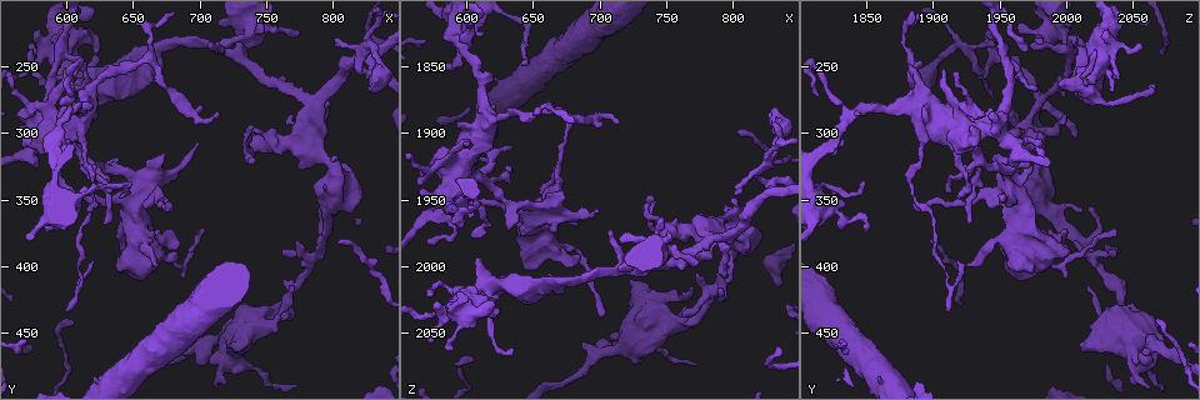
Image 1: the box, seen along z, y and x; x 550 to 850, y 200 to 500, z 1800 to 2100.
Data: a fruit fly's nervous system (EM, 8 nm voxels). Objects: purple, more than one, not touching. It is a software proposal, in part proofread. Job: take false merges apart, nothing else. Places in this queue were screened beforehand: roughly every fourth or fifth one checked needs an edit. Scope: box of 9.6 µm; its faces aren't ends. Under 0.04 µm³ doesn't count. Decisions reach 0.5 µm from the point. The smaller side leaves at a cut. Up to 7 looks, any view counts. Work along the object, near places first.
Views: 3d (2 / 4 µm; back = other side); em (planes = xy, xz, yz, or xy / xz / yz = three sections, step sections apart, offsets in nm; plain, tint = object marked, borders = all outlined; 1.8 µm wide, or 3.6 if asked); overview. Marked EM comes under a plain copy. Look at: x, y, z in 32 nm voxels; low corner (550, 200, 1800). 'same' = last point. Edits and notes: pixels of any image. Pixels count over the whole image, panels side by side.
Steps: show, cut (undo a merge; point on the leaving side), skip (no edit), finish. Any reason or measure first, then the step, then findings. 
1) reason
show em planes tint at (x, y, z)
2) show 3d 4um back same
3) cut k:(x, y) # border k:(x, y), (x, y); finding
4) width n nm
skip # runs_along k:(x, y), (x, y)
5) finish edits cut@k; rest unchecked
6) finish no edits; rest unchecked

arms part here
show em planes tint at (602, 284, 1842)

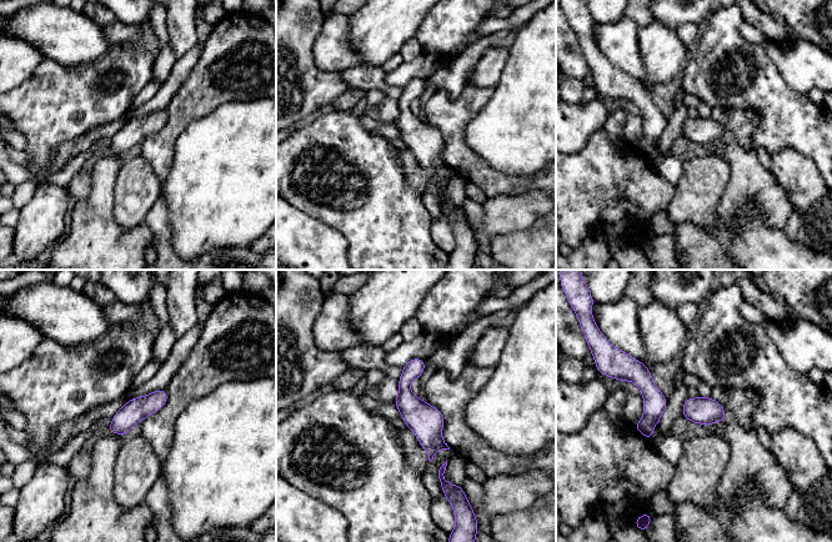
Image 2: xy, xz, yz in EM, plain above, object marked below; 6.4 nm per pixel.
skip # runs_along 2:(415, 361), (405, 401), (431, 452); all the same neuron

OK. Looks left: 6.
four or more arms meet
show em planes tint at (826, 244, 1946)

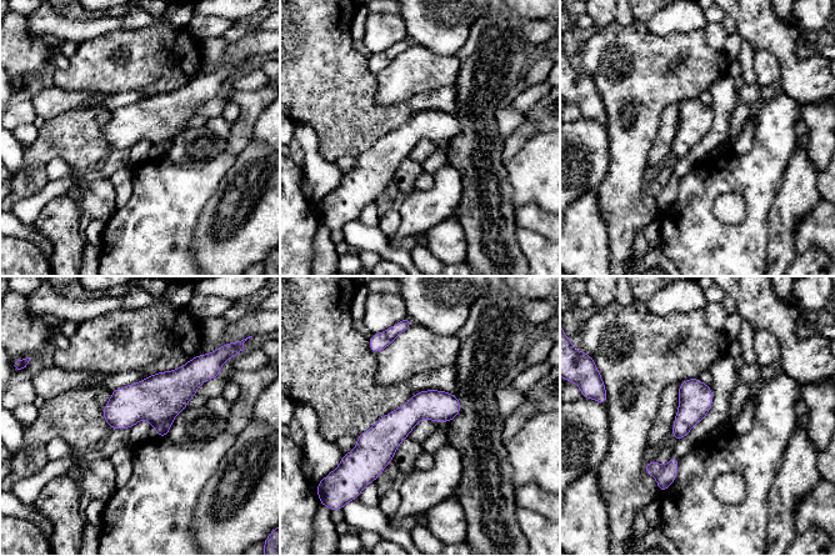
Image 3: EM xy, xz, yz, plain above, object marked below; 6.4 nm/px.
cut 3:(653, 469) # border 3:(661, 467), (655, 476); a second neuron is stuck on

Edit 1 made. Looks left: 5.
thick turns thin
show em yz step 8 tint at (708, 456, 2062)

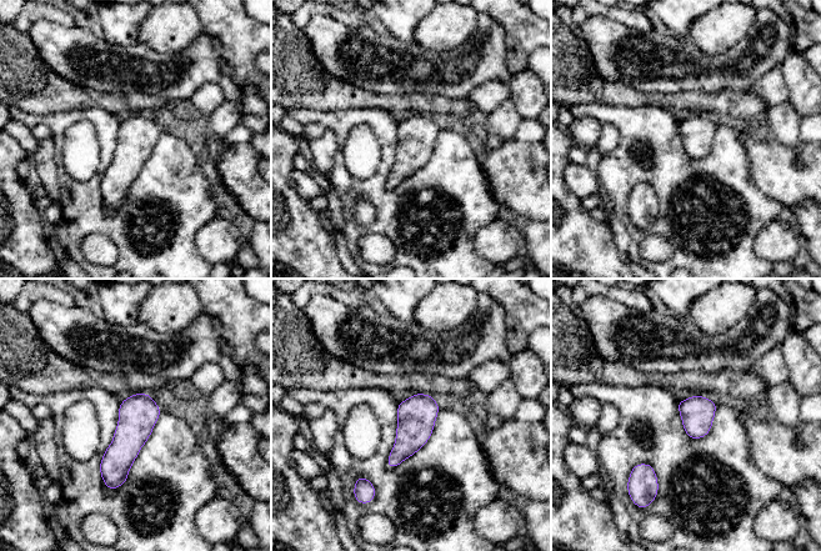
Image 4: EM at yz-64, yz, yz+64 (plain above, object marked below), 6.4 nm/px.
width 220 nm
skip # one neuron here

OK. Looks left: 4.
finish edits cut@3; rest unchecked

